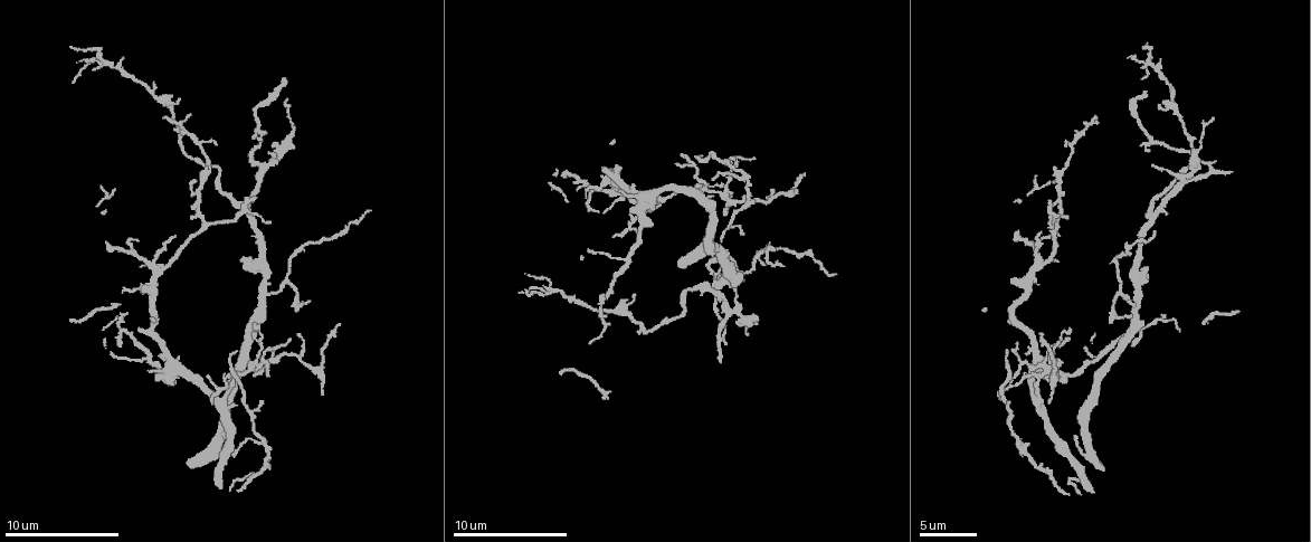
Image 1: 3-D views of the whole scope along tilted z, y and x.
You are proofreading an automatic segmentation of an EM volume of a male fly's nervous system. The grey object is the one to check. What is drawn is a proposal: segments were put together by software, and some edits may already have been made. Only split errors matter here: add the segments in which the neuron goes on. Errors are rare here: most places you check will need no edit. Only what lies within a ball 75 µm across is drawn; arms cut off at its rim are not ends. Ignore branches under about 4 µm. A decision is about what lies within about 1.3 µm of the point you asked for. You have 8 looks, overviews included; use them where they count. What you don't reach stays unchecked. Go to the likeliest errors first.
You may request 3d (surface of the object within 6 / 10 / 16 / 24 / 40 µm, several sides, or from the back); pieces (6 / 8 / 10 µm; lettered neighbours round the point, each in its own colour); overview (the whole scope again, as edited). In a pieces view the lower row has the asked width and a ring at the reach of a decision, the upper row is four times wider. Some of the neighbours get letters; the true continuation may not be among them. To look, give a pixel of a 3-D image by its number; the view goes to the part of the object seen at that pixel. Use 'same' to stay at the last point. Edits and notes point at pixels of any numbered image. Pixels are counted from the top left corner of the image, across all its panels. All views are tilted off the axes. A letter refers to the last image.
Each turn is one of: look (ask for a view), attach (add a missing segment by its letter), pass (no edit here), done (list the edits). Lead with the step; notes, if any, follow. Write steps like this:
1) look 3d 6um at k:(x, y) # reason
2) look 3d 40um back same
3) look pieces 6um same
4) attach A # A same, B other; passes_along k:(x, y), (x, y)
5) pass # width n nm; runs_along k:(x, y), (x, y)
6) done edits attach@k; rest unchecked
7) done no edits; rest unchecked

look pieces 10um at 1:(1227, 173) # free end

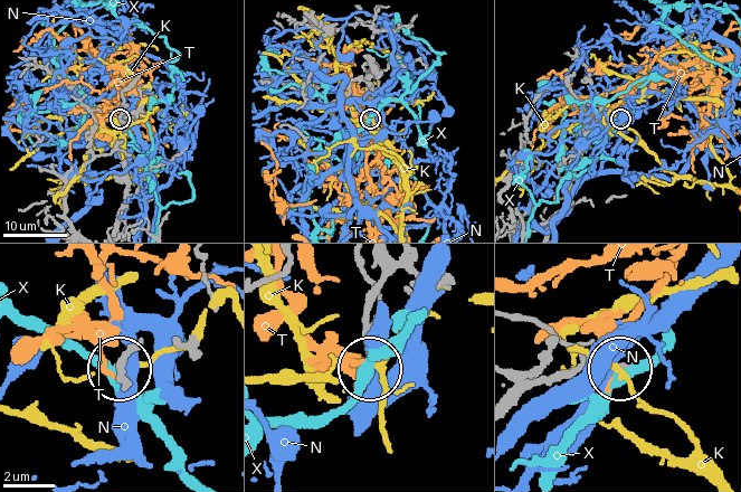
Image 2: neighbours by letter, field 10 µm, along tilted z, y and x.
pass # K other, N other, T other, X other; runs_along 2:(378, 265), (367, 314), (370, 369); no lettered segment goes on from it

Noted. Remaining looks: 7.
look pieces 10um at 1:(284, 80) # end of a long branch

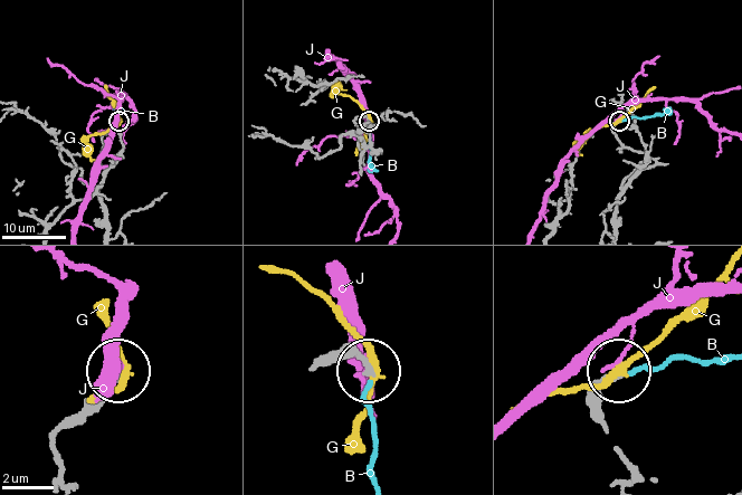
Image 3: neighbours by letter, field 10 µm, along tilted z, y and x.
pass # width 260 nm; B other, G other, J other; no lettered segment goes on from it

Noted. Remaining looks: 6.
look pieces 8um at 1:(1051, 200) # tapers out

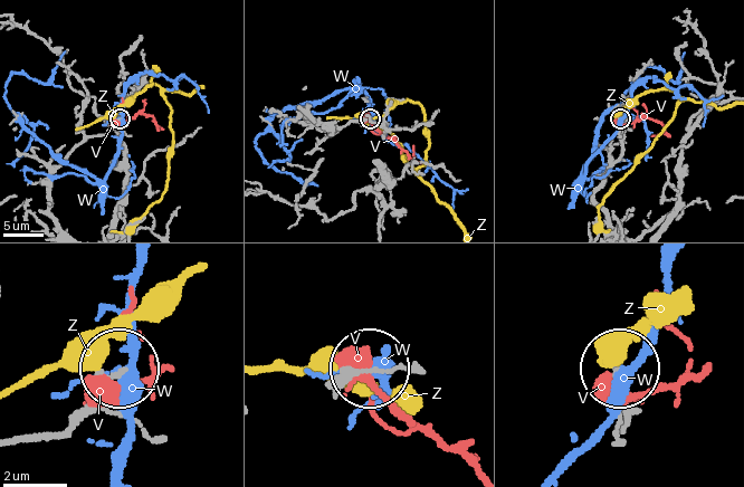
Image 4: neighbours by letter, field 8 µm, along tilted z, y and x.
pass # V other, W other, Z other; runs_along 4:(608, 216), (594, 192), (620, 153), (619, 118); no lettered segment goes on from it

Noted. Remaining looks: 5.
look pieces 6um at 1:(120, 304) # an open end

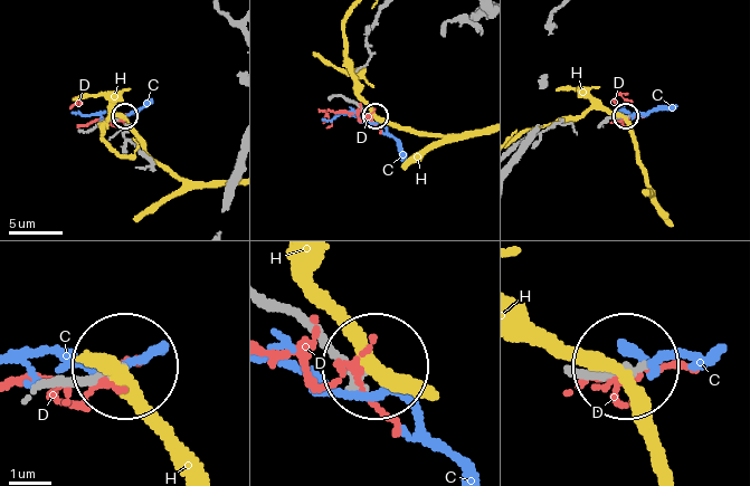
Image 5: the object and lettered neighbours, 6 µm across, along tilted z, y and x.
pass # C other, D other, H other; no lettered segment goes on from it

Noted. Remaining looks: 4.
done no edits; rest unchecked

